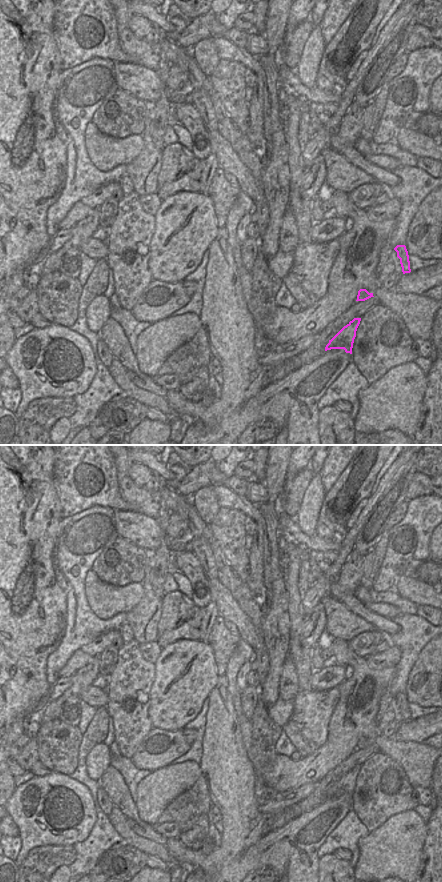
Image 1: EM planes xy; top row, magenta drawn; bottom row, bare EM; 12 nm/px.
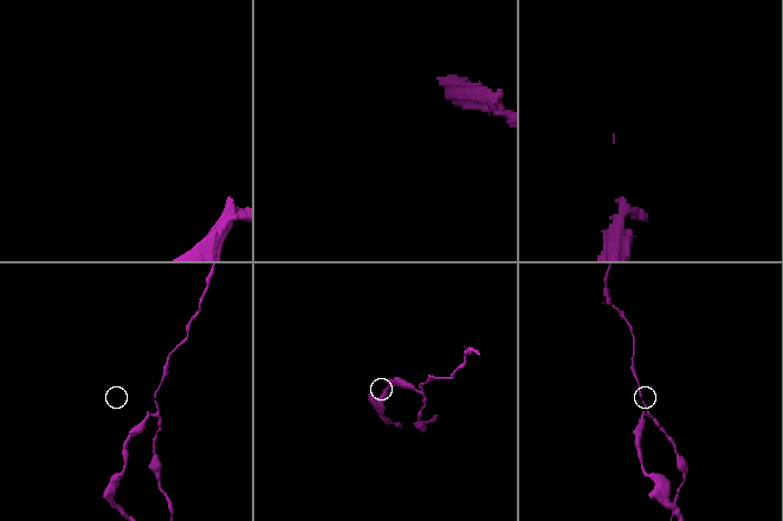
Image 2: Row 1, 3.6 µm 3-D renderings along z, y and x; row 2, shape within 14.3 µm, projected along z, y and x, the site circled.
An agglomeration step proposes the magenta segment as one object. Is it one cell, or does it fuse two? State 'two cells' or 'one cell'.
two cells

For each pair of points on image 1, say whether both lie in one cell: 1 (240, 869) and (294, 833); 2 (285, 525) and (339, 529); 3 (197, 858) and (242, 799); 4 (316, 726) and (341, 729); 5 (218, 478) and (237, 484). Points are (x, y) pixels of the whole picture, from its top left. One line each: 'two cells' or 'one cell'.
1: one cell
2: two cells
3: one cell
4: two cells
5: one cell

